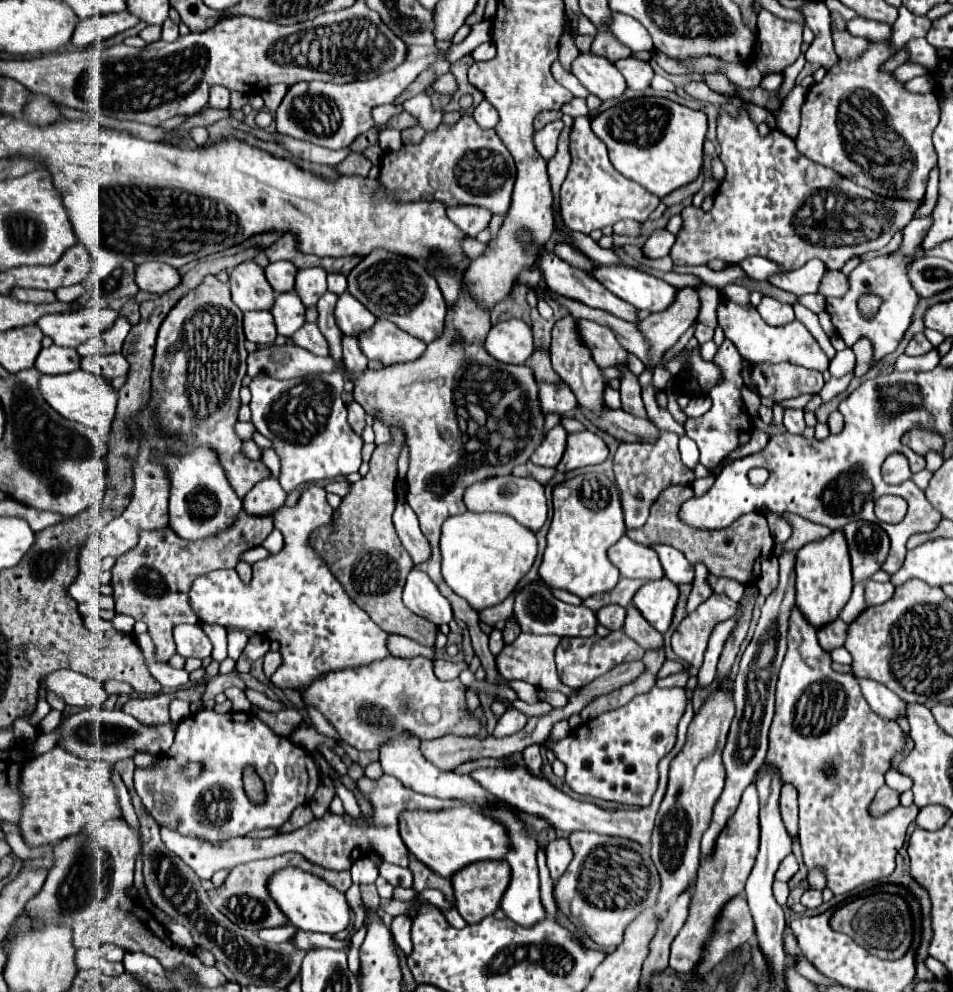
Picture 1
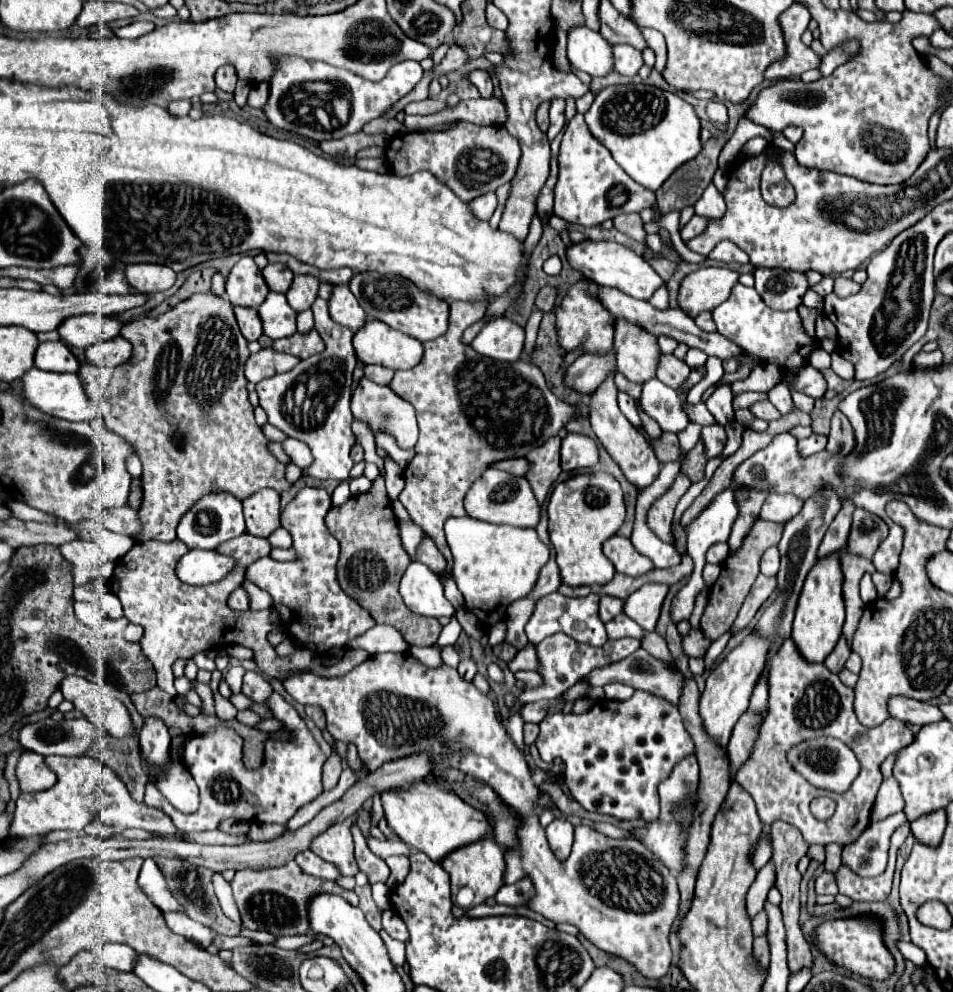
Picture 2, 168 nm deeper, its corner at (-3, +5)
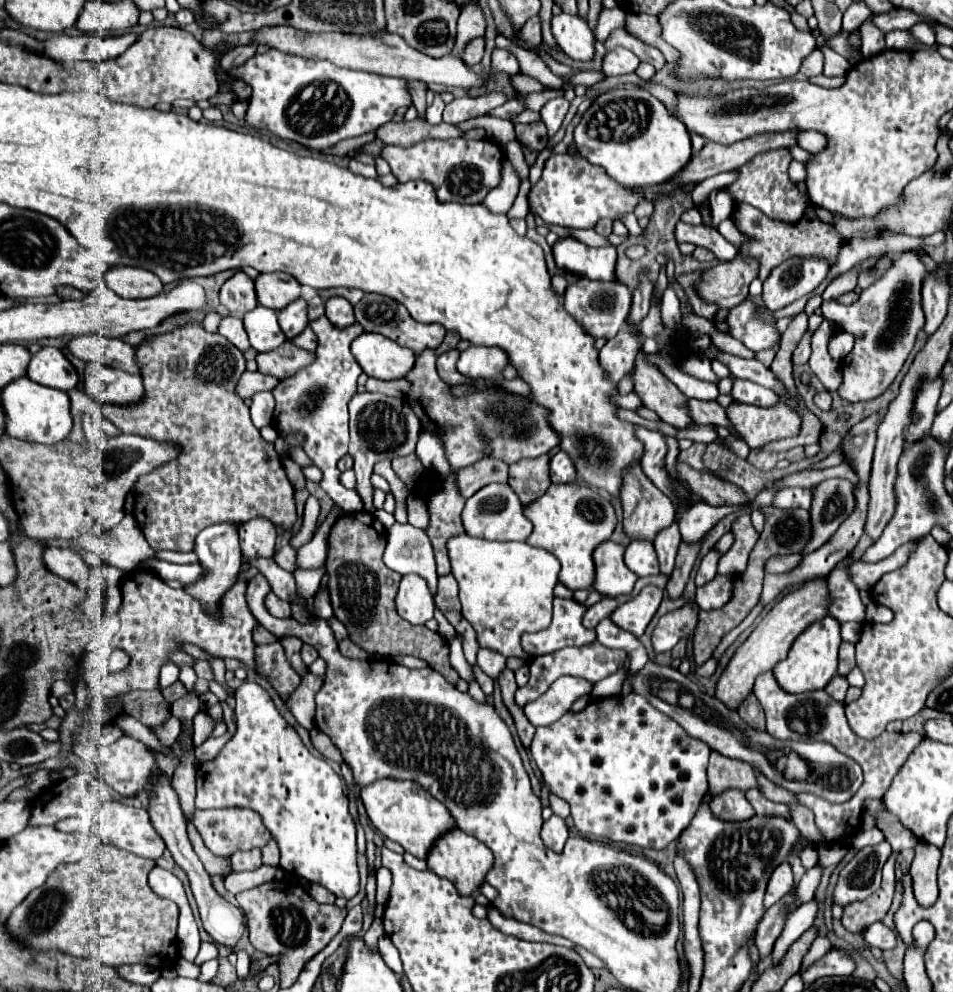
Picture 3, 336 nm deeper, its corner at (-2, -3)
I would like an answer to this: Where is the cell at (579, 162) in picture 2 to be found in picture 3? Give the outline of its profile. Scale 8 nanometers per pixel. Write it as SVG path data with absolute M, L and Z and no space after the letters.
M562 153L552 155L546 161L540 181L532 185L528 193L528 207L532 215L538 215L546 223L576 229L592 229L602 217L616 219L622 213L632 213L640 199L640 195L630 193L628 189L612 181L602 167L588 163L580 155L570 157L568 153Z

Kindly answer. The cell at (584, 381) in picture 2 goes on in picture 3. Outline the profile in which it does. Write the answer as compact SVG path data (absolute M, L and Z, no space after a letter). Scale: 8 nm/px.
M624 327L600 349L600 363L606 369L612 383L618 383L626 373L634 369L634 361L642 341L644 337L640 333Z

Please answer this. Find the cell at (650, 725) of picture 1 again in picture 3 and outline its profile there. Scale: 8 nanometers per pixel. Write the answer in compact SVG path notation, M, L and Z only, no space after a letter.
M628 693L590 701L582 711L566 711L560 721L538 727L530 753L548 791L570 805L574 827L582 835L606 837L642 849L664 849L674 843L696 815L708 791L706 765L710 747L690 737L674 719L656 711L644 695Z

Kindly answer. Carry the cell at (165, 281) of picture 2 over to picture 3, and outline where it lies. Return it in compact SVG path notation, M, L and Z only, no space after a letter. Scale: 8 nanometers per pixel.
M110 267L104 279L116 295L126 299L146 299L162 293L162 281L140 267Z

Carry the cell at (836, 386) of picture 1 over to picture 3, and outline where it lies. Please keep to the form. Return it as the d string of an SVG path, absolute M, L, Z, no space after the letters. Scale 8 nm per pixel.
M908 251L902 253L880 279L876 279L868 289L864 289L856 303L822 303L820 309L826 319L842 325L844 331L856 335L854 349L840 363L844 379L838 387L838 395L848 403L870 401L880 397L902 369L906 357L914 347L916 333L924 327L924 313L920 303L924 273L924 263L918 259L916 253Z

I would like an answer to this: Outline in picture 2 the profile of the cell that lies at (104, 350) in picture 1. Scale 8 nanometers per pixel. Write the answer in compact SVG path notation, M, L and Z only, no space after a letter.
M119 335L117 339L111 339L109 343L95 343L93 347L87 347L85 355L91 363L95 363L99 367L117 367L117 365L129 361L131 349L133 349L133 345L129 341L125 341L125 337Z

